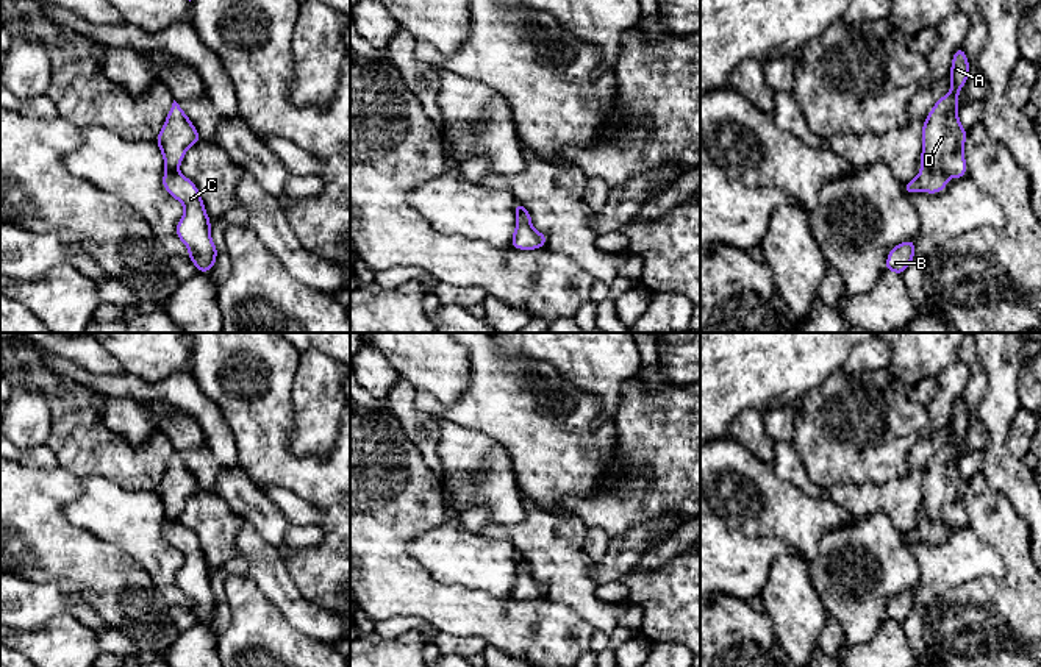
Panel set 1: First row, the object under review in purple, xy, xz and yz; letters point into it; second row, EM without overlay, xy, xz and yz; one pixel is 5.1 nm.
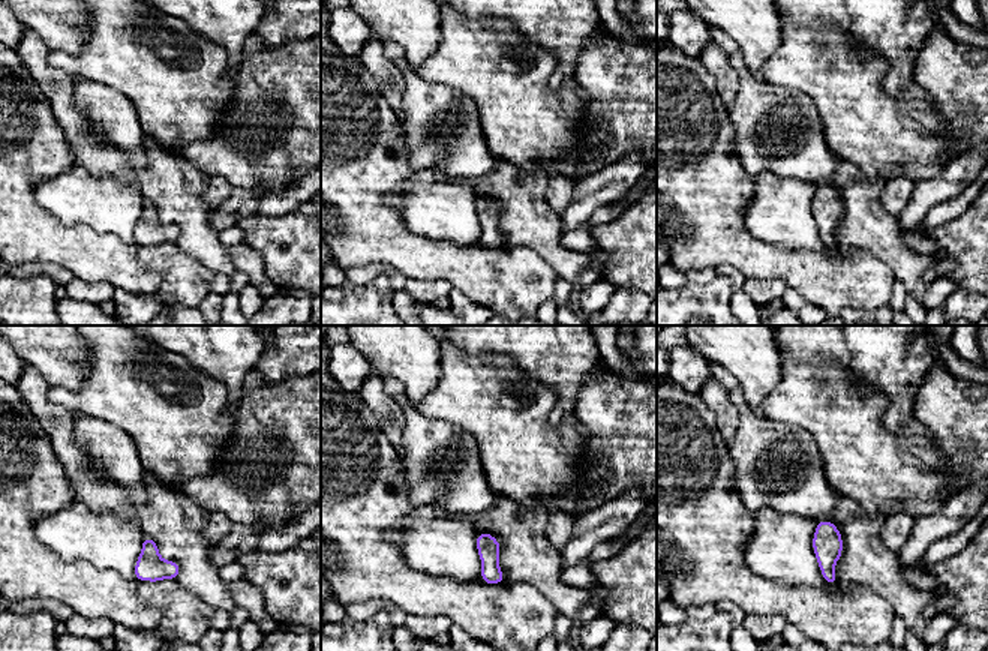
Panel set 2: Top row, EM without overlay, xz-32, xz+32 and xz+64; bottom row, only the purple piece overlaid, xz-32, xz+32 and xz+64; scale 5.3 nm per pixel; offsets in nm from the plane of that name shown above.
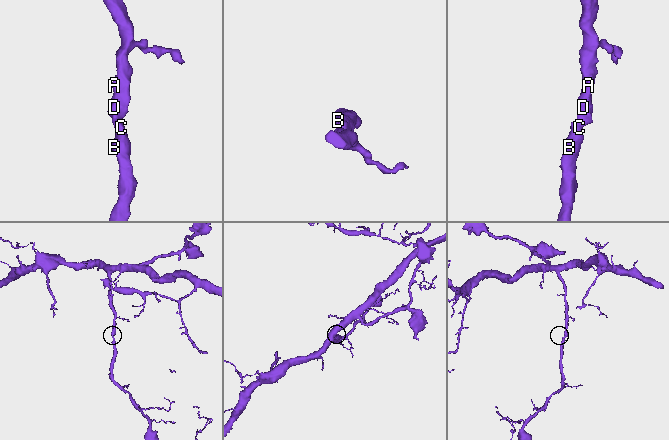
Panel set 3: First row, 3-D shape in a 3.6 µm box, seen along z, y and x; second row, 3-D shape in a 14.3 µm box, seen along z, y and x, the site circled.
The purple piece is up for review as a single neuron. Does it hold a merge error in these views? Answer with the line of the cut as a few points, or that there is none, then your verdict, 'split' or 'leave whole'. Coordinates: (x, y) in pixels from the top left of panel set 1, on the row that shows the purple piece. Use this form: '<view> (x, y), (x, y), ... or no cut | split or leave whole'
no cut | leave whole

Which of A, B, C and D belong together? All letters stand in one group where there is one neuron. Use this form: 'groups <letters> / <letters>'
groups A B C D

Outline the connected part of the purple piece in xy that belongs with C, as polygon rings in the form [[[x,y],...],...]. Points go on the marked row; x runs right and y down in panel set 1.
[[[174,100],[163,130],[155,139],[166,166],[161,181],[166,192],[184,206],[184,214],[178,220],[175,231],[178,239],[189,248],[188,258],[200,273],[208,273],[217,259],[217,247],[213,244],[209,231],[211,220],[199,187],[178,172],[188,148],[200,141],[199,131]]]

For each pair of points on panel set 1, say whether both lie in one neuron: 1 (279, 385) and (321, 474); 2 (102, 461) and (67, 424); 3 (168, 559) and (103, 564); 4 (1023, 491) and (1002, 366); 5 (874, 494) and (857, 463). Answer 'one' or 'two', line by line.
1: one
2: one
3: two
4: one
5: two

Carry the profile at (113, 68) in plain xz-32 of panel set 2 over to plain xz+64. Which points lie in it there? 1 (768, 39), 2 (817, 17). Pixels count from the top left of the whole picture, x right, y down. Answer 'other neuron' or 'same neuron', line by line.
1: other neuron
2: other neuron

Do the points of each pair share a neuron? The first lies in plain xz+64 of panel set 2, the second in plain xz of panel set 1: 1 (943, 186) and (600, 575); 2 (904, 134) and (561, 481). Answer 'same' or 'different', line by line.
1: same
2: same

